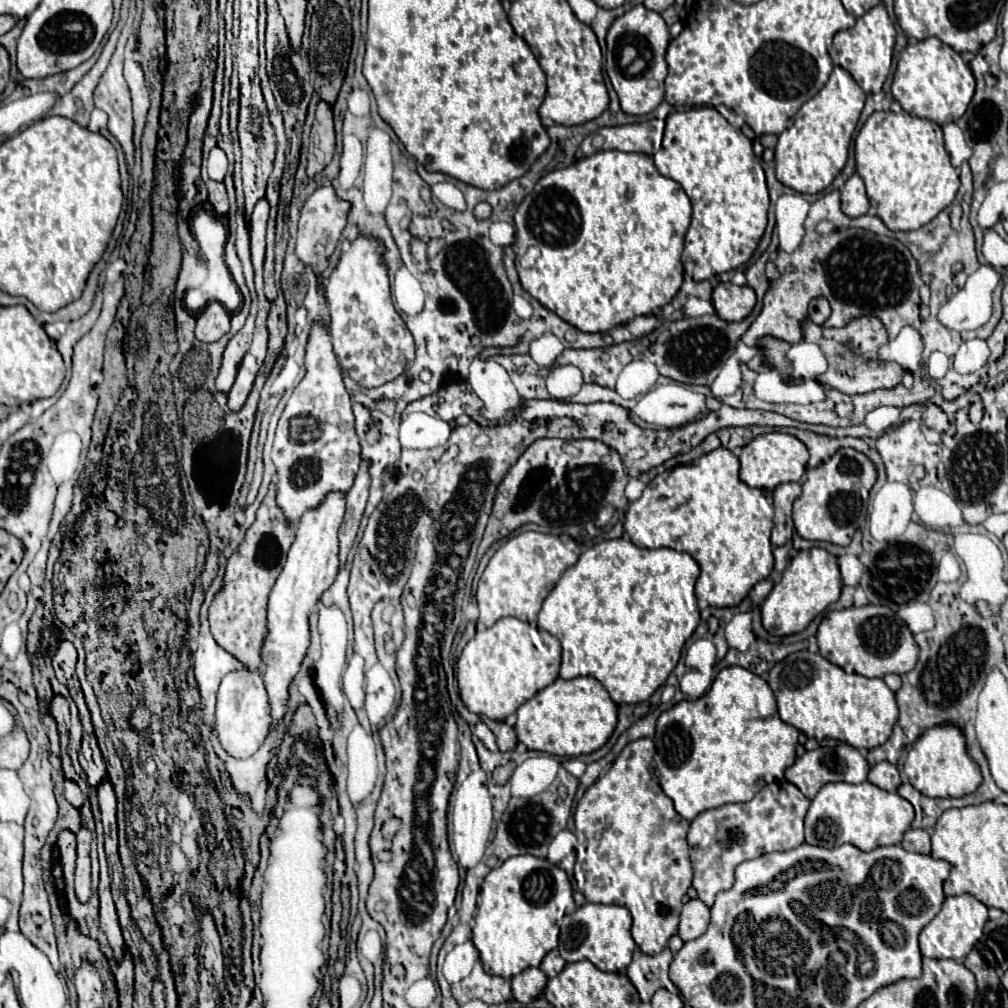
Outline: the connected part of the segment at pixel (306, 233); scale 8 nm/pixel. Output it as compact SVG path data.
M330 184L318 188L308 202L302 208L302 216L298 222L298 244L296 244L296 254L298 258L312 266L318 274L322 272L322 268L328 262L328 256L334 252L334 246L338 242L338 238L342 236L342 230L346 226L346 212L348 212L348 202L338 200L338 196L334 194L334 188Z

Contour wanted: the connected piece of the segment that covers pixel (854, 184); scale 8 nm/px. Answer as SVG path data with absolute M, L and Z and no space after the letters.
M852 174L842 188L842 212L846 216L862 216L868 212L868 208L870 202L864 190L864 182L858 174Z

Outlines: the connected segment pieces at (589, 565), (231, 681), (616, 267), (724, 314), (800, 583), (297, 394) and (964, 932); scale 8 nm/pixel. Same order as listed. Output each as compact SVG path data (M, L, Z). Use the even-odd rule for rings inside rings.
M624 538L604 540L588 548L574 566L570 566L538 612L538 628L556 636L562 644L560 678L572 680L592 676L610 694L616 704L638 704L648 700L680 660L686 640L694 634L700 612L694 596L694 584L700 568L686 552L672 548L644 550Z
M248 668L226 674L222 678L218 690L218 704L216 704L216 732L224 750L234 758L252 756L270 734L270 724L272 724L272 716L270 716L268 692L264 688L262 676Z
M600 150L584 160L576 160L574 164L560 168L560 170L552 170L546 176L542 176L534 190L522 200L522 204L518 206L516 214L514 214L514 222L516 222L516 270L518 270L518 278L522 288L536 298L544 308L556 312L562 320L566 320L568 324L572 324L574 328L582 330L582 332L610 332L612 328L626 324L628 320L636 318L636 316L646 316L652 314L656 308L662 308L666 304L670 304L670 300L676 296L676 292L682 286L682 262L680 262L680 254L684 248L684 240L686 240L686 232L690 226L690 218L692 218L692 206L690 200L686 196L686 192L682 190L682 186L678 182L674 182L672 178L662 176L656 166L652 156L648 154L636 154L636 152L620 152L620 150ZM530 246L538 246L542 256L536 260L536 264L532 268L522 268L520 266L520 258L524 256L524 252Z
M734 282L718 284L712 294L716 314L726 322L744 320L756 306L756 294L750 286L736 286Z
M812 548L798 552L790 566L784 570L778 584L766 596L762 604L762 624L774 636L786 636L802 632L818 614L822 614L832 602L840 598L842 578L836 556L828 554L822 548Z
M314 324L308 346L306 346L306 368L308 374L306 378L298 384L298 388L294 390L292 398L288 400L282 418L278 422L276 428L276 438L274 438L274 446L272 446L272 460L278 468L278 506L286 512L286 518L294 524L298 524L302 512L306 512L308 508L314 508L322 496L330 490L342 490L348 492L354 476L358 472L358 464L360 464L360 444L358 444L358 436L354 432L354 416L352 416L352 408L350 408L350 396L344 388L342 382L342 374L336 366L336 356L332 350L332 340L330 340L330 332L318 324Z
M970 894L960 896L948 896L944 900L942 910L934 916L934 920L920 932L920 950L922 956L928 958L952 958L952 960L964 960L966 954L974 948L974 944L980 940L982 930L988 922L988 908L976 900Z

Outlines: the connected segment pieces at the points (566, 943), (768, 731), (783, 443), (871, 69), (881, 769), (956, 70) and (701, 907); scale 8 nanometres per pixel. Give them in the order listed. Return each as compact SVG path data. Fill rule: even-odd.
M586 902L574 914L568 914L560 922L560 946L558 952L566 962L590 960L604 972L624 972L632 962L632 952L636 948L630 936L632 916L626 908L614 904L590 904Z
M724 668L702 698L684 700L660 714L654 736L660 786L686 820L724 804L748 802L762 786L784 778L784 770L796 760L798 734L794 726L780 722L766 680L744 668Z
M766 432L756 436L750 444L742 448L740 480L752 488L774 490L778 484L784 484L784 482L800 482L806 470L806 464L808 464L806 446L796 436L782 434L782 432Z
M878 4L870 12L866 12L866 16L860 16L852 28L842 30L834 36L829 54L833 63L842 66L866 94L880 92L891 69L894 38L894 24L890 22L884 4Z
M878 762L876 766L870 768L868 772L868 780L872 784L876 784L878 788L882 790L888 790L888 792L896 792L898 786L900 786L900 772L894 764L890 762Z
M932 36L904 48L894 72L892 94L904 112L944 126L956 122L966 112L974 96L974 74L958 52Z
M688 900L680 914L678 936L684 942L696 940L698 936L702 936L706 932L708 922L710 922L710 908L706 904L702 904L700 900Z

